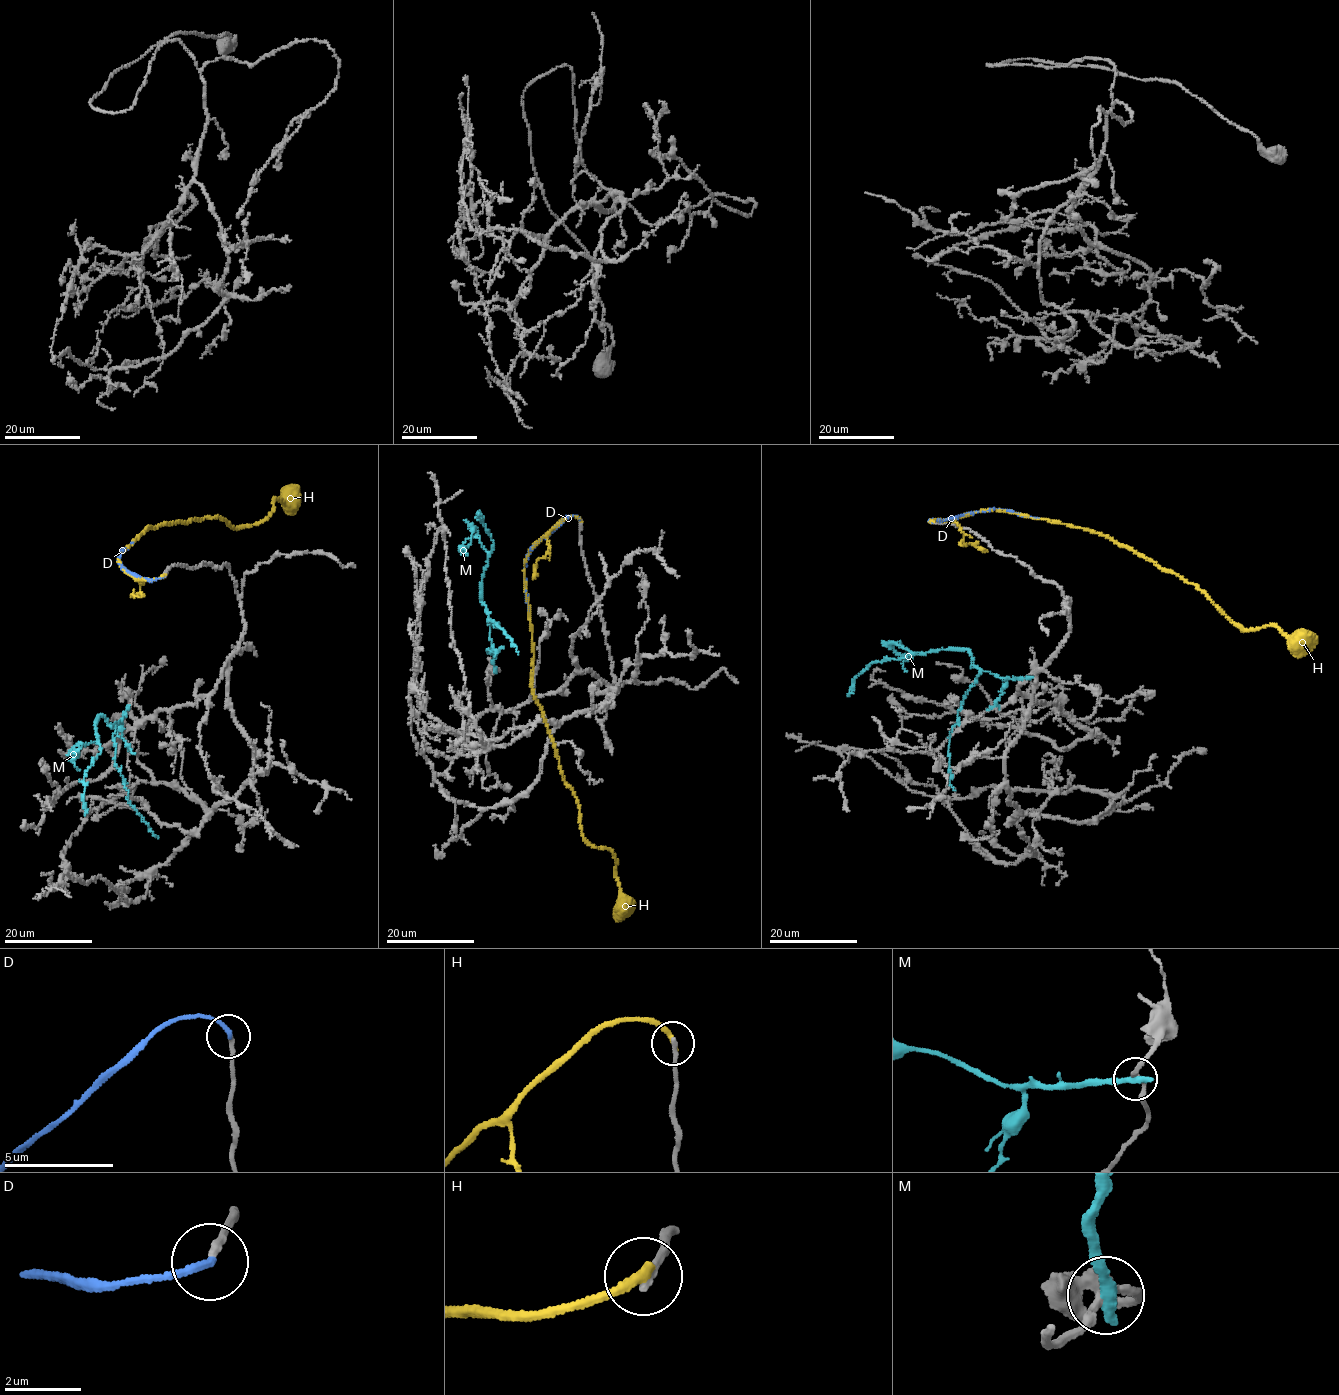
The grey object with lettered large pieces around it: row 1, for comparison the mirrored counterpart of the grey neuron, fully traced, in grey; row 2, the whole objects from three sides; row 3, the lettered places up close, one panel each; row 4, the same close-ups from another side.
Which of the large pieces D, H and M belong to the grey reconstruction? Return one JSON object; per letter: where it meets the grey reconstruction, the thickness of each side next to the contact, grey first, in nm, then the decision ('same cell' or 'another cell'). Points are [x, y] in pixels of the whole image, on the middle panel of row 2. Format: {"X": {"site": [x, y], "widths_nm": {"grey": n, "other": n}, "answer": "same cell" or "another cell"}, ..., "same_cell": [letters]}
{"D": {"site": [580, 519], "widths_nm": {"grey": 180, "other": 200}, "answer": "another cell"}, "H": {"site": [580, 520], "widths_nm": {"grey": 220, "other": 280}, "answer": "another cell"}, "M": {"site": [495, 670], "widths_nm": {"grey": 190, "other": 400}, "answer": "another cell"}, "same_cell": []}

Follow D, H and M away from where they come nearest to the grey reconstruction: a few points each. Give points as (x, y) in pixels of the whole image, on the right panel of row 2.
D: (931, 523), (929, 521), (931, 520), (947, 520), (993, 508), (1038, 519)
H: (933, 521), (988, 509), (1087, 528), (1193, 582), (1242, 631), (1277, 625), (1288, 635), (1316, 643)
M: (1029, 677), (999, 678), (980, 671), (967, 650), (940, 649), (872, 663), (855, 679), (848, 696)

